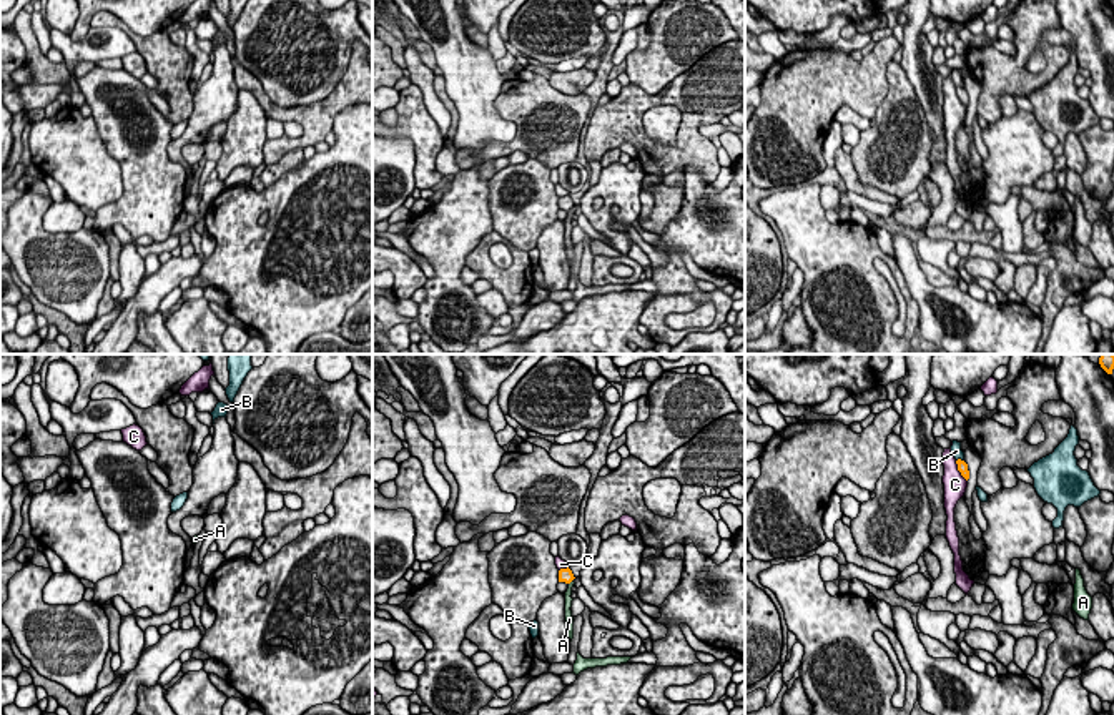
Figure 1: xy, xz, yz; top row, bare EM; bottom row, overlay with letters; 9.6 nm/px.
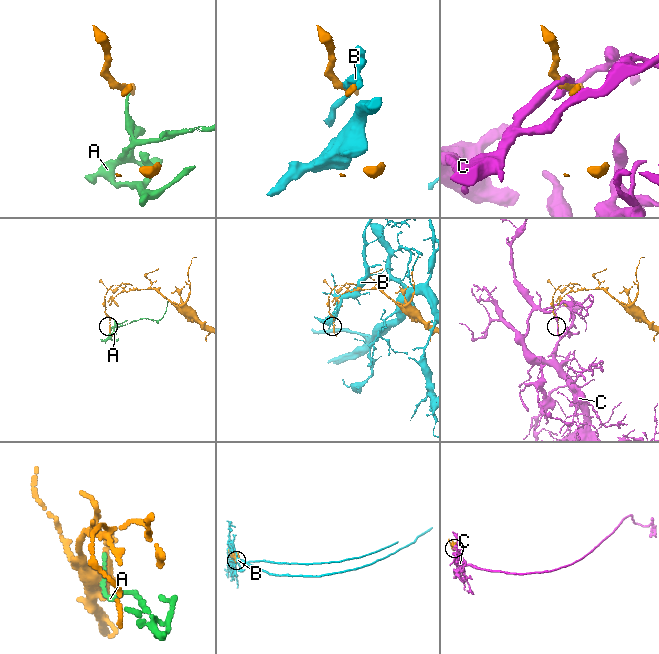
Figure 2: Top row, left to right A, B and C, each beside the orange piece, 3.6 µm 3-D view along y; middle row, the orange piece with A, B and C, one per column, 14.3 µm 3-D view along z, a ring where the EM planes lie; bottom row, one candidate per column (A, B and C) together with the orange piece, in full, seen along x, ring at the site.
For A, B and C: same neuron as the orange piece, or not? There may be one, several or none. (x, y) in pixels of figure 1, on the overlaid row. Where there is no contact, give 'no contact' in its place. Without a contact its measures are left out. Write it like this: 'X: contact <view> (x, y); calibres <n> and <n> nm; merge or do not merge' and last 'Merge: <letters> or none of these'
A: contact xz (571, 581); calibres 130 and 70 nm; do not merge
B: contact yz (960, 459); calibres 100 and 100 nm; do not merge
C: contact yz (960, 471); calibres 100 and 220 nm; do not merge
Merge: none of these

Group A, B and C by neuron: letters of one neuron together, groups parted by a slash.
A / B / C

